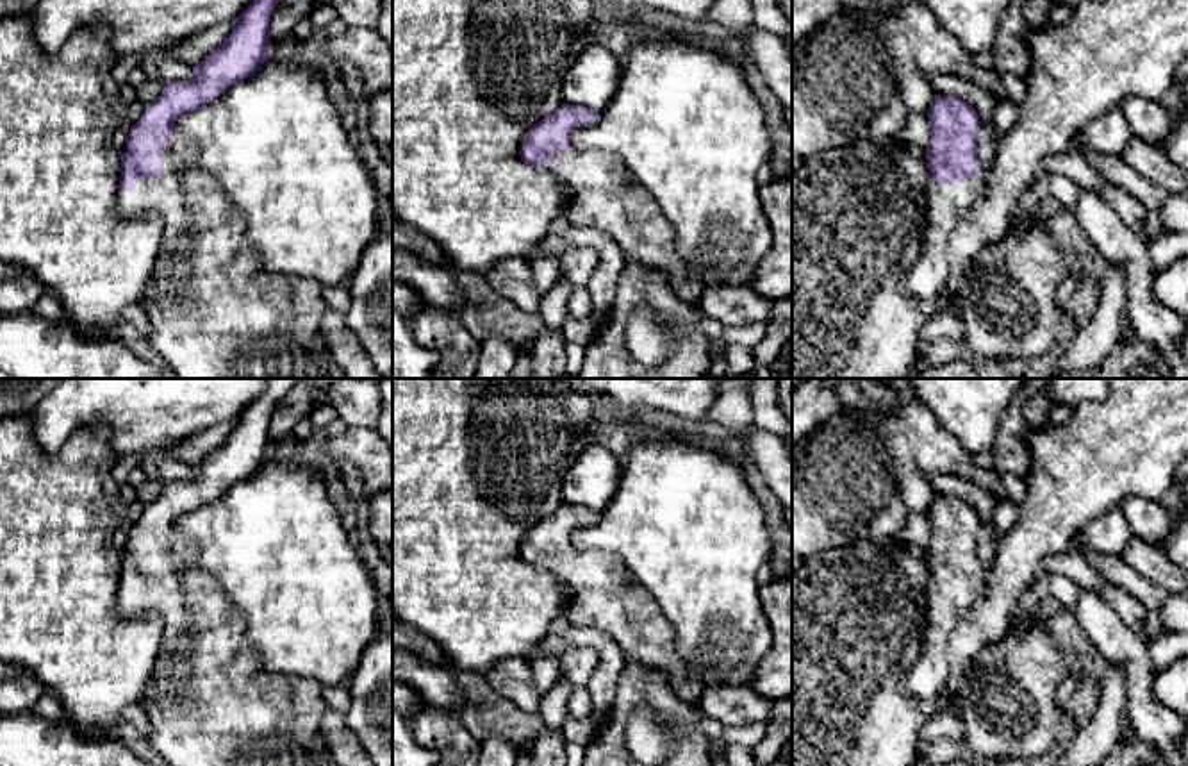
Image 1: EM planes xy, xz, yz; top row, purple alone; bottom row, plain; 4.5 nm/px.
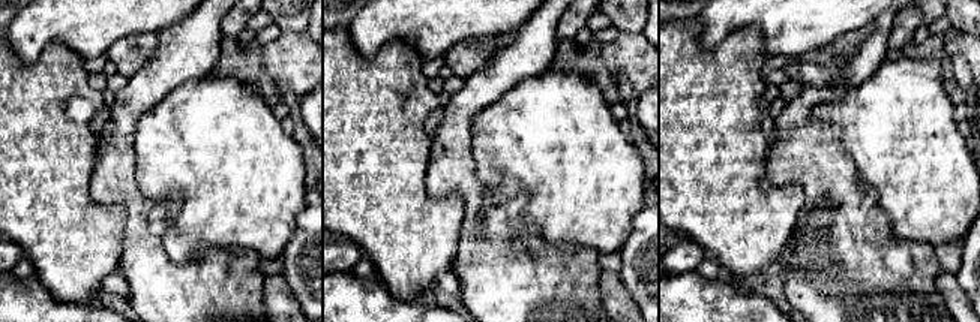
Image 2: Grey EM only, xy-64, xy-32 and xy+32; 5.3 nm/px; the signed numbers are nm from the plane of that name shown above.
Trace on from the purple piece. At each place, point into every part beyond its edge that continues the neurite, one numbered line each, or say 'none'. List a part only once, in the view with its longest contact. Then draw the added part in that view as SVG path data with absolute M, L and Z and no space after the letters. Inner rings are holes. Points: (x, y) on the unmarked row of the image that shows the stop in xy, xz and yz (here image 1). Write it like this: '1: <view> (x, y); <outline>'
1: xy (209, 702); M175 530L162 545L162 566L169 575L146 577L116 596L123 616L157 614L164 623L141 700L150 721L148 743L166 766L337 766L321 734L321 720L330 714L321 684L262 670L244 639L244 614L198 568L196 554L198 546Z

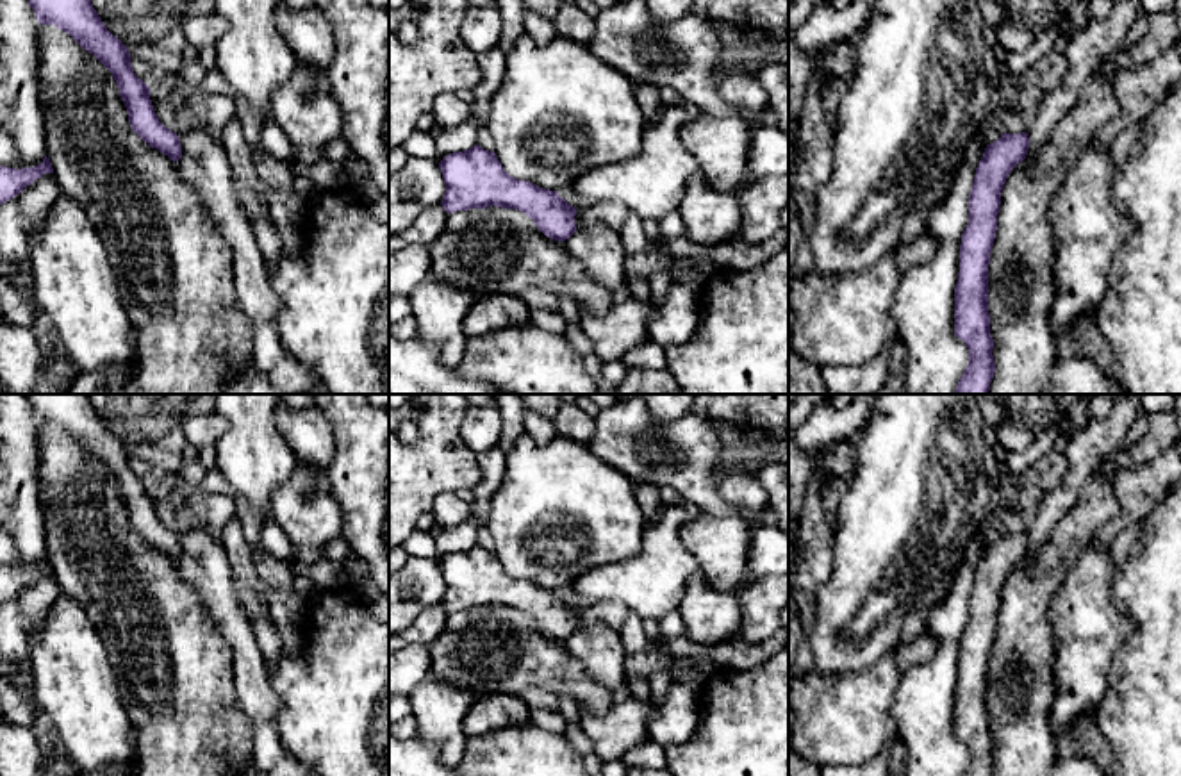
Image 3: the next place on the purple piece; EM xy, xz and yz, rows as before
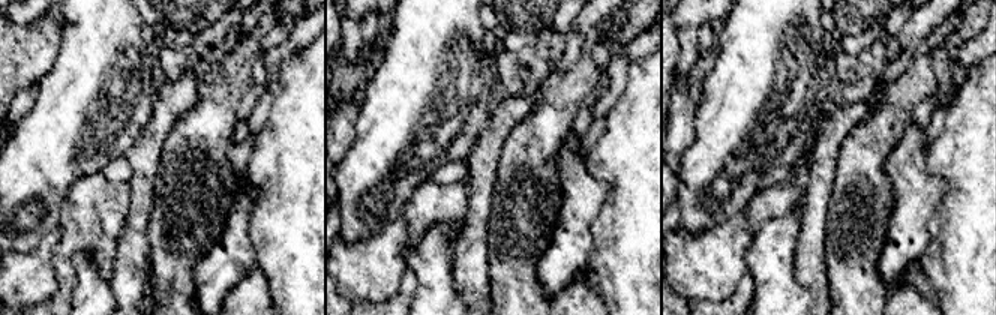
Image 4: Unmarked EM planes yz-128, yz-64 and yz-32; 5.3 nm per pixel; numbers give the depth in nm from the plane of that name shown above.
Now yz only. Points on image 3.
none

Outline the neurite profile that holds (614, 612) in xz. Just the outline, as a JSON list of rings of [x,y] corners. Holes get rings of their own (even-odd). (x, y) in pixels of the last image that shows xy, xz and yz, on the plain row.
[[[601,599],[596,601],[592,607],[576,608],[574,623],[576,630],[592,623],[601,623],[614,630],[619,630],[626,621],[628,614],[630,608],[626,607],[626,603],[619,599]]]

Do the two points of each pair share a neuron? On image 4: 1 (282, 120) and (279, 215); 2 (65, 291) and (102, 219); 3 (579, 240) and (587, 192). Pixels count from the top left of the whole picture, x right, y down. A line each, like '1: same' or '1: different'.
1: same
2: same
3: same

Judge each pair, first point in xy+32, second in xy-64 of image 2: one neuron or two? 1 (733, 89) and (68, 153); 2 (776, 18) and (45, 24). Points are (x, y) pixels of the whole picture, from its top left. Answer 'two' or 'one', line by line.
1: one
2: one

